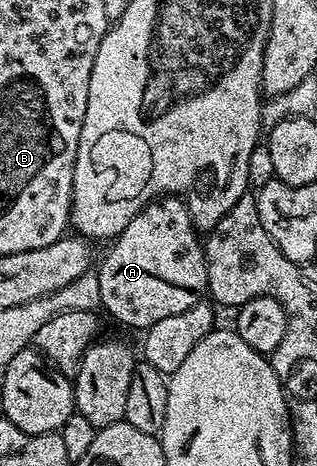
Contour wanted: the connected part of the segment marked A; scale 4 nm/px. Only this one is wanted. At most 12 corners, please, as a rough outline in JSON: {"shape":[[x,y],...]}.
{"shape":[[160,195],[105,255],[102,309],[147,331],[205,300],[204,241]]}

